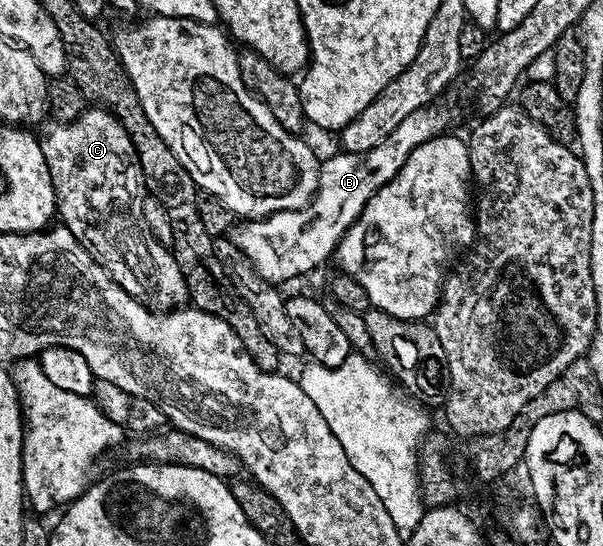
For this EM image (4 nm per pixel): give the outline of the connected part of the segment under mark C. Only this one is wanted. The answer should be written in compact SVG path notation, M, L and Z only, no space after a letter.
M90 106L74 120L57 125L47 136L41 137L44 158L48 162L48 174L52 174L54 202L61 223L92 254L92 258L121 286L133 300L139 300L145 308L156 312L169 312L185 305L186 280L184 269L174 260L174 253L150 233L146 216L142 213L144 185L140 162L132 146L132 138L120 126L113 112Z

